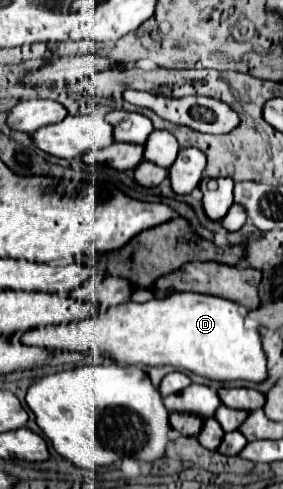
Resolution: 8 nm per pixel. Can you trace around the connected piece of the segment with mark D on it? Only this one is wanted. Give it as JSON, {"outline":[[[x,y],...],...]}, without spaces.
{"outline":[[[173,293],[165,299],[153,299],[147,303],[123,303],[109,307],[105,313],[99,313],[93,319],[83,319],[77,323],[67,325],[53,325],[53,327],[39,327],[17,335],[17,339],[25,345],[39,345],[51,347],[61,351],[85,351],[86,365],[110,365],[108,358],[113,357],[117,363],[127,365],[173,365],[177,369],[185,369],[209,379],[217,381],[253,381],[261,383],[267,379],[267,355],[261,345],[261,333],[257,327],[245,329],[245,311],[239,303],[229,299],[219,299],[213,295],[201,293]]]}

